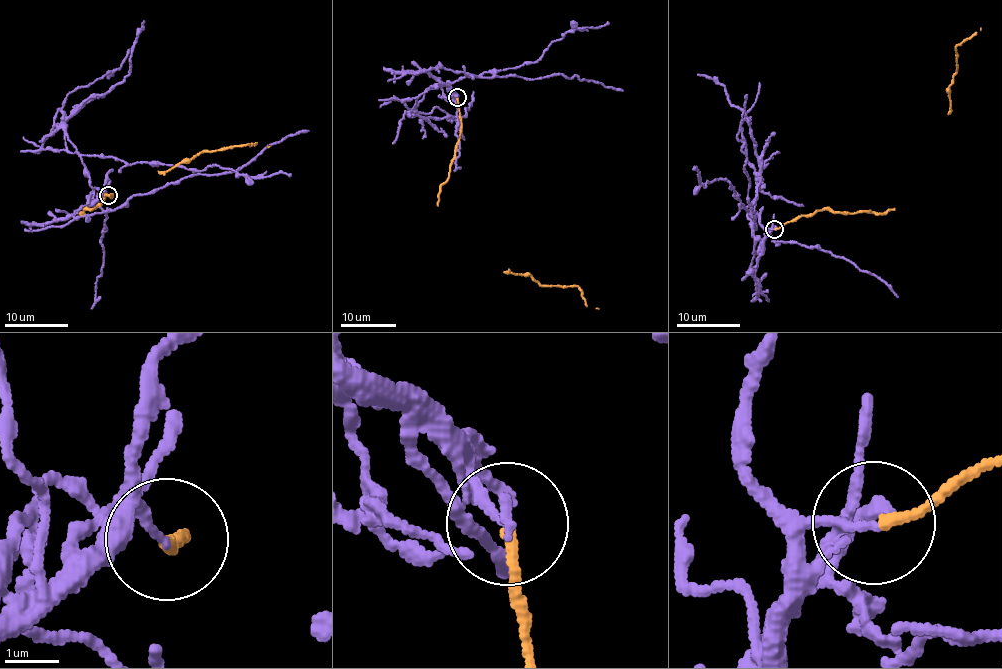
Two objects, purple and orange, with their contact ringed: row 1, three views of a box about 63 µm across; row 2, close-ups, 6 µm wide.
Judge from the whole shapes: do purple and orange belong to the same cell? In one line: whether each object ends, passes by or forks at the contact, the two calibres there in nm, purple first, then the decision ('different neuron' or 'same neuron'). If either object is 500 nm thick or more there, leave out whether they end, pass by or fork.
purple passes by; orange ends there; 110 nm thick on the purple side, 180 nm on the other; different neuron

